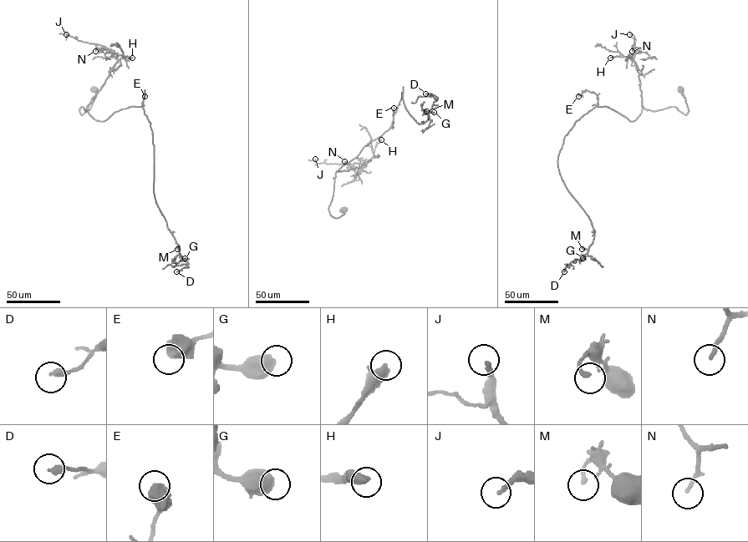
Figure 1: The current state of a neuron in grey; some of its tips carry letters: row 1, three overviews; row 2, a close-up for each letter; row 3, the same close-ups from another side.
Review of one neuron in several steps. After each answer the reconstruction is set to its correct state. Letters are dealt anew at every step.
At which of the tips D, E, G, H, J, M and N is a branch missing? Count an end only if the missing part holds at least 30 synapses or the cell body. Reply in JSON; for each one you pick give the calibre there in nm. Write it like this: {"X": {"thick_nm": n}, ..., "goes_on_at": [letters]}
{"H": {"thick_nm": 480}, "N": {"thick_nm": 180}, "goes_on_at": ["H", "N"]}

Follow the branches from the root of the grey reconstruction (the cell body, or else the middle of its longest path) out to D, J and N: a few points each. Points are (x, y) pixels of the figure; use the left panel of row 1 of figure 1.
D: (94, 89), (82, 114), (87, 106), (104, 121), (142, 106), (150, 123), (155, 202), (187, 262), (176, 271)
J: (94, 89), (91, 107), (82, 114), (79, 108), (85, 110), (117, 55), (66, 34)
N: (94, 89), (91, 107), (82, 114), (79, 108), (85, 110), (117, 60), (117, 55), (107, 49), (95, 51)

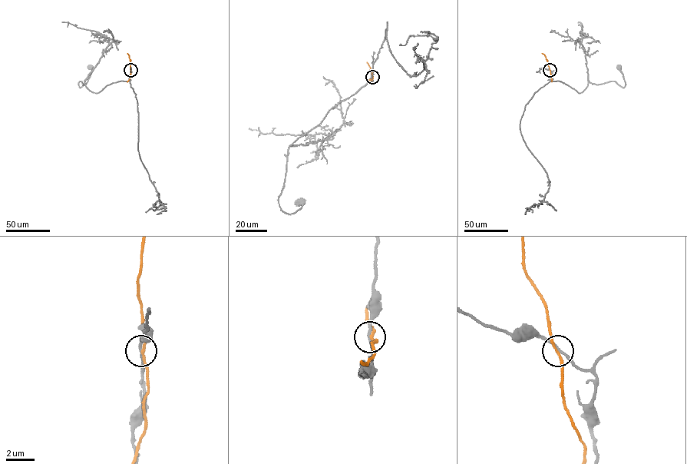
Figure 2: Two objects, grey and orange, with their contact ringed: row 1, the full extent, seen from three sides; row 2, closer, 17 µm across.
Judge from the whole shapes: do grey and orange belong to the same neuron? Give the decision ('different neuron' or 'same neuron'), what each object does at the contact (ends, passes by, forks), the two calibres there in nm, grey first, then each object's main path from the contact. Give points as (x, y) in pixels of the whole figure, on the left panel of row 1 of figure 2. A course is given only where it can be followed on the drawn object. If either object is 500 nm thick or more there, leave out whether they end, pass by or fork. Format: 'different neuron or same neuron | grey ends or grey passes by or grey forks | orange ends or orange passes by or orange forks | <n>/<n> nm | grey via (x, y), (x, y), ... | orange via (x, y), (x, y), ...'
different neuron | grey passes by | orange passes by | 180/160 nm | grey via (130, 71), (127, 81), (111, 83), (94, 93), (85, 80), (78, 84), (80, 87), (87, 81), (90, 67) | orange via (130, 71), (130, 60), (127, 53)

